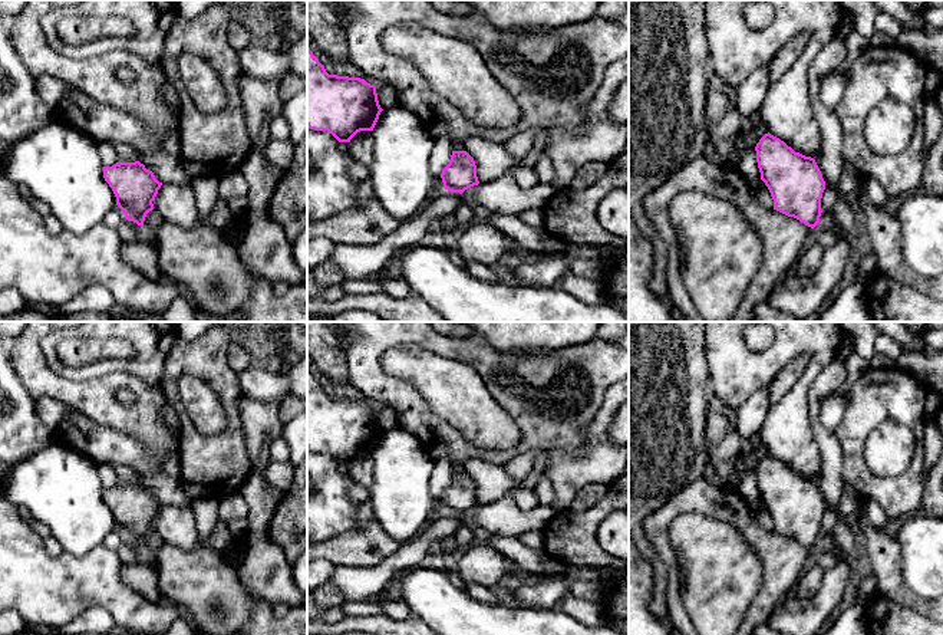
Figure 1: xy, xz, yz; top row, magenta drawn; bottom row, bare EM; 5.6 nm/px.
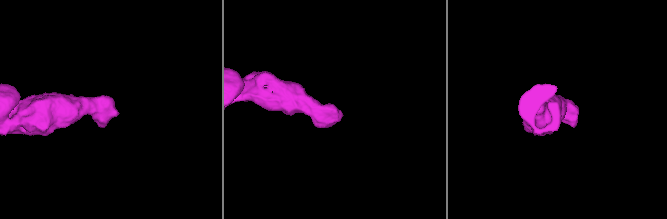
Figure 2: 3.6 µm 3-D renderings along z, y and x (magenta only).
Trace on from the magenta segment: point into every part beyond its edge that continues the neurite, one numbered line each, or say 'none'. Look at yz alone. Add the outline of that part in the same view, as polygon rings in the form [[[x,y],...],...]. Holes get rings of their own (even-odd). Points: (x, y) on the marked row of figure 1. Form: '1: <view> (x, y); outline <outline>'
none

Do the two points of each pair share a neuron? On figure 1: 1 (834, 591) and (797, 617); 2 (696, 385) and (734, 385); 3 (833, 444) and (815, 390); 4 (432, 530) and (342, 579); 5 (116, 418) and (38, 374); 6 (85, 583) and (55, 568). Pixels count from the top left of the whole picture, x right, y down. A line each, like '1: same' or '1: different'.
1: same
2: different
3: same
4: same
5: same
6: same

